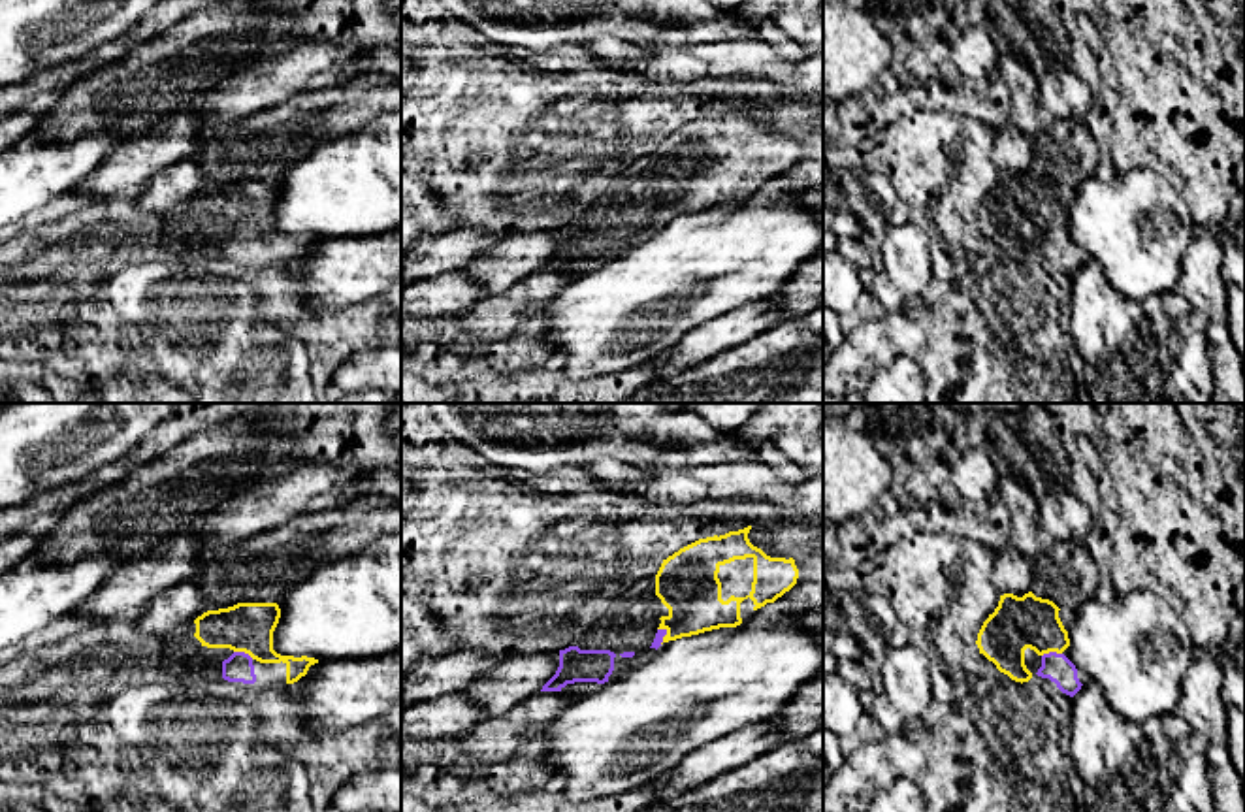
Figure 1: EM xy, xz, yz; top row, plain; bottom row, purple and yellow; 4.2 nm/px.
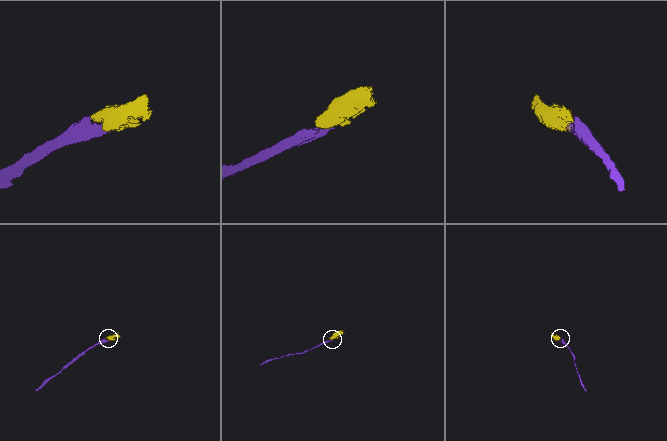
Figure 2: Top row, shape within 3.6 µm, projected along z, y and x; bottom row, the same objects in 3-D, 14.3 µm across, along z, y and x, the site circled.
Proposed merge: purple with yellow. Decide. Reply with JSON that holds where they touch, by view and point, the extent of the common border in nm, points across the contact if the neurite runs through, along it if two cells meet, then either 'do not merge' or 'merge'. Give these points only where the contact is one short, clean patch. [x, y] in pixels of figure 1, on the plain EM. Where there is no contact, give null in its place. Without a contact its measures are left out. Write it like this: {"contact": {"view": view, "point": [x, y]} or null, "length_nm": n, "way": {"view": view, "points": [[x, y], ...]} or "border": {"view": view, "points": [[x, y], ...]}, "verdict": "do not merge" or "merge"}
{"contact": {"view": "yz", "point": [1051, 230]}, "length_nm": 90, "way": {"view": "yz", "points": [[1057, 245], [1051, 230], [1023, 200]]}, "verdict": "merge"}

